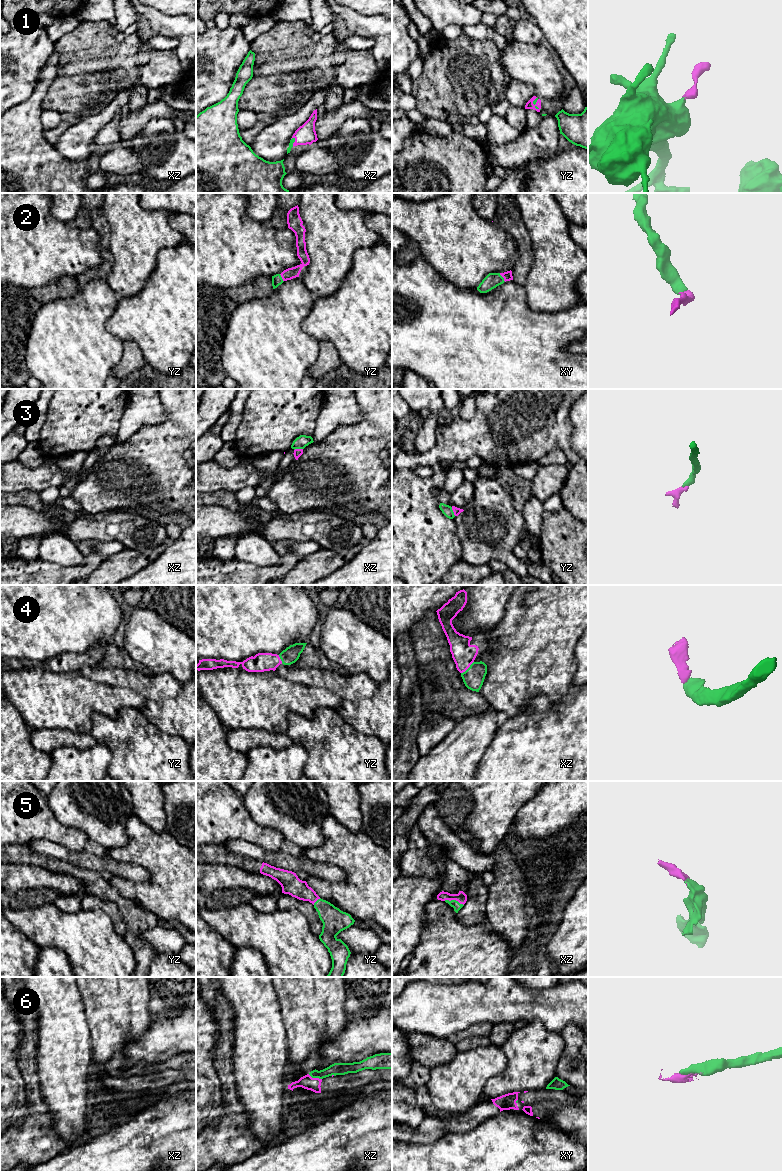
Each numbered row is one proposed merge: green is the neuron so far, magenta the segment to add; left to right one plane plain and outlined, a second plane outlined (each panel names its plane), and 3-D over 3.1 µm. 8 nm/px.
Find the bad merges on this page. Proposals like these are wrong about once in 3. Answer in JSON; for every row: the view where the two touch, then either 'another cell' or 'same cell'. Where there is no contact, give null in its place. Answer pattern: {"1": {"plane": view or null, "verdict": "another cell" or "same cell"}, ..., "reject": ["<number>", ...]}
{"1": {"plane": "xz", "verdict": "same cell"}, "2": {"plane": "xy", "verdict": "same cell"}, "3": {"plane": "xz", "verdict": "same cell"}, "4": {"plane": "xz", "verdict": "same cell"}, "5": {"plane": "xz", "verdict": "same cell"}, "6": {"plane": "xz", "verdict": "another cell"}, "reject": ["6"]}

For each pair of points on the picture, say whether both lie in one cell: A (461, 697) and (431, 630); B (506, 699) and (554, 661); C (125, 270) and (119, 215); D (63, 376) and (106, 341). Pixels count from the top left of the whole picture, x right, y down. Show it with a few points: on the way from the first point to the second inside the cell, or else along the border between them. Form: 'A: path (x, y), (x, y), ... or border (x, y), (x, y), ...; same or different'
A: path (445, 680), (439, 664), (433, 657), (431, 647); same
B: path (518, 687), (542, 663); same
C: path (125, 256), (125, 229); same
D: path (74, 365), (87, 352), (95, 352); same

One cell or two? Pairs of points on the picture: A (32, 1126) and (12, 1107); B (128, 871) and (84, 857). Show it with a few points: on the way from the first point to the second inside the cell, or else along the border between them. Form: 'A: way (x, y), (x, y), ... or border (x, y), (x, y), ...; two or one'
A: border (26, 1095), (24, 1120), (18, 1126), (10, 1127); two
B: way (117, 868), (106, 863), (95, 863); one

